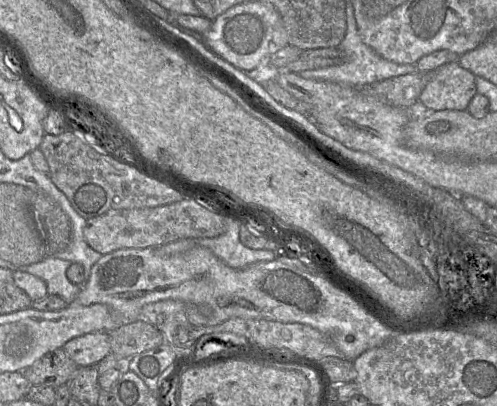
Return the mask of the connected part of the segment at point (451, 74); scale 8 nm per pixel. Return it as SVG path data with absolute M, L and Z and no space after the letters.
M458 61L442 65L431 73L431 80L422 90L419 101L432 111L464 111L477 94L475 77L472 72L463 68Z

